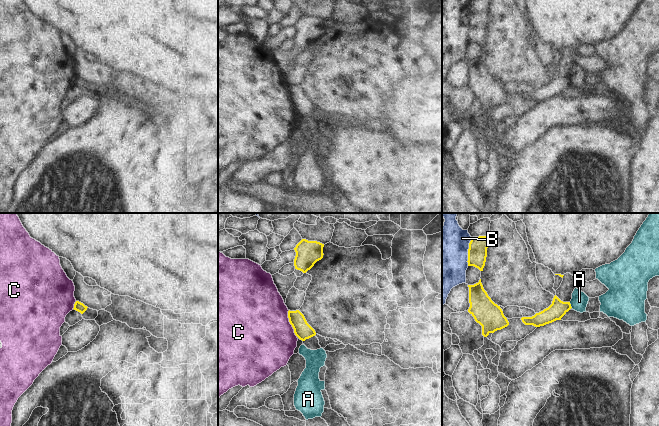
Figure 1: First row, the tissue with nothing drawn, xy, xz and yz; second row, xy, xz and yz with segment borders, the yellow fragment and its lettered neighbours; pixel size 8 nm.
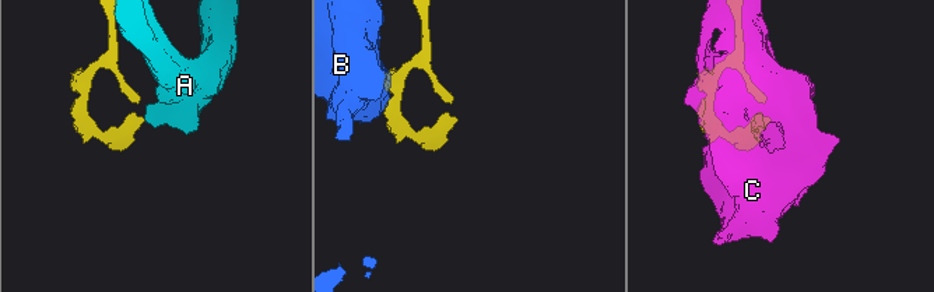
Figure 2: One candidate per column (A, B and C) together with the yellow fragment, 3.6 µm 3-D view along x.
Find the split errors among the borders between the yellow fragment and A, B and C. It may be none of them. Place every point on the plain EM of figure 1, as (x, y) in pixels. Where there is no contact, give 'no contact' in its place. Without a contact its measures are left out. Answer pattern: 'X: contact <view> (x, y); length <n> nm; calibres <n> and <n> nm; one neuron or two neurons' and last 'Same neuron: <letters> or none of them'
A: contact yz (570, 81); length 50 nm; calibres 140 and 140 nm; two neurons
B: contact yz (468, 27); length 240 nm; calibres 160 and 400 nm; two neurons
C: contact xz (290, 99); length 220 nm; calibres 140 and 500 nm; two neurons
Same neuron: none of them

